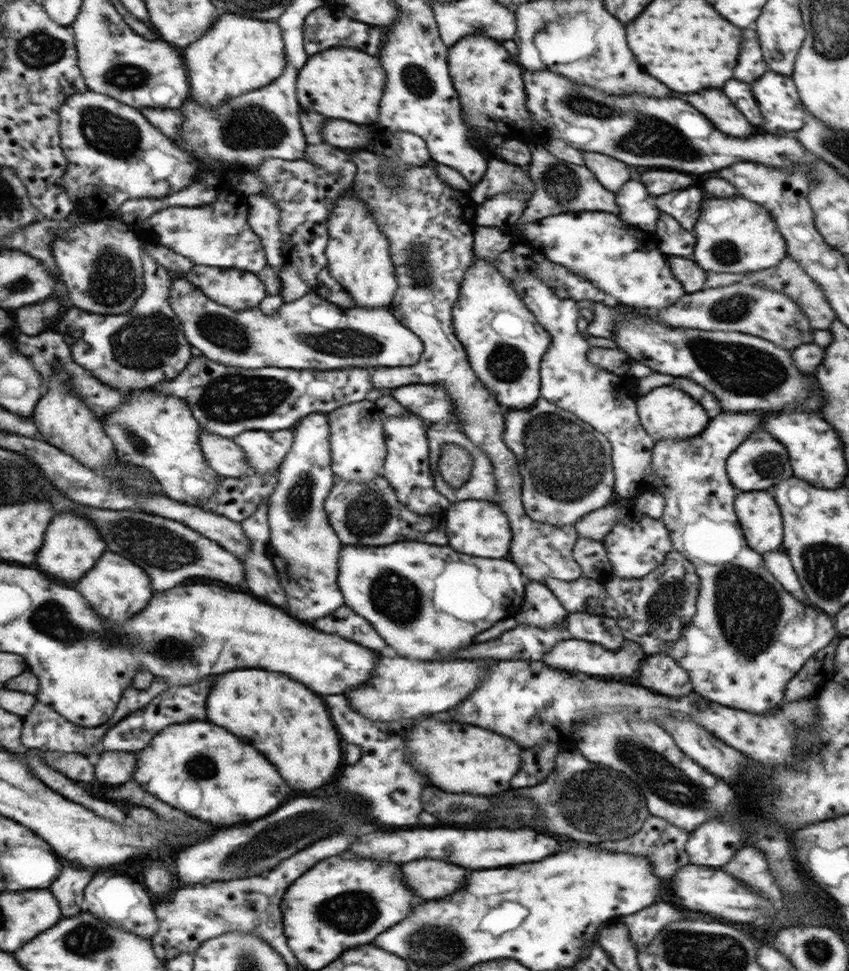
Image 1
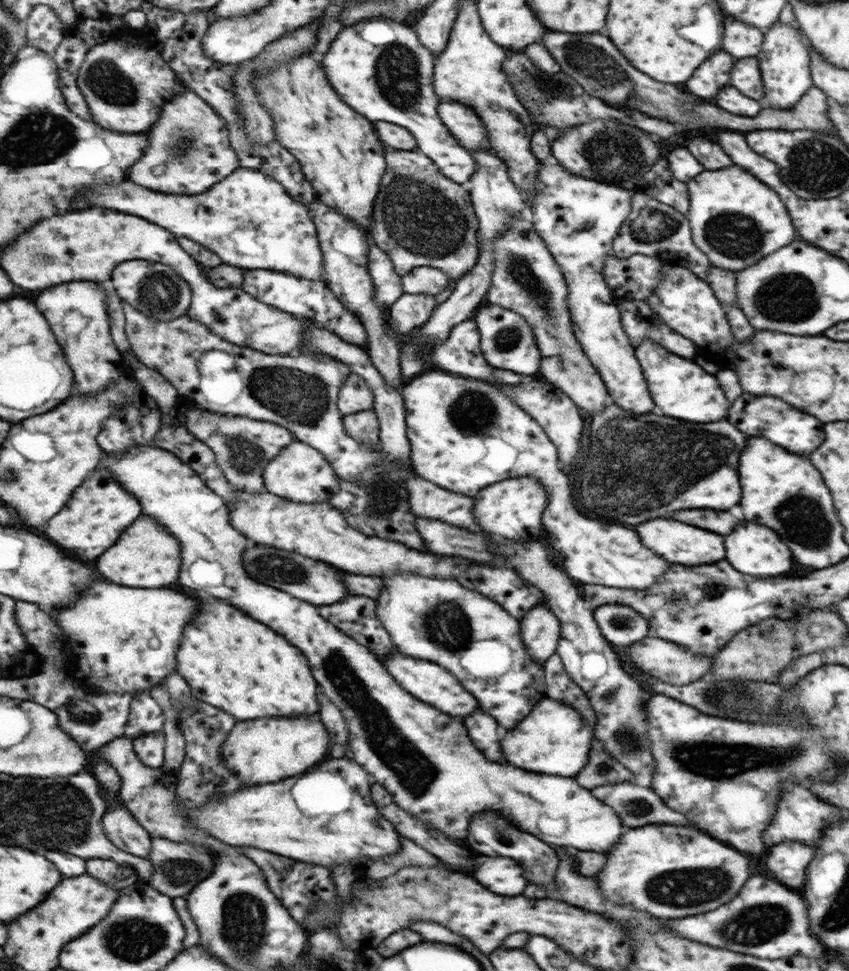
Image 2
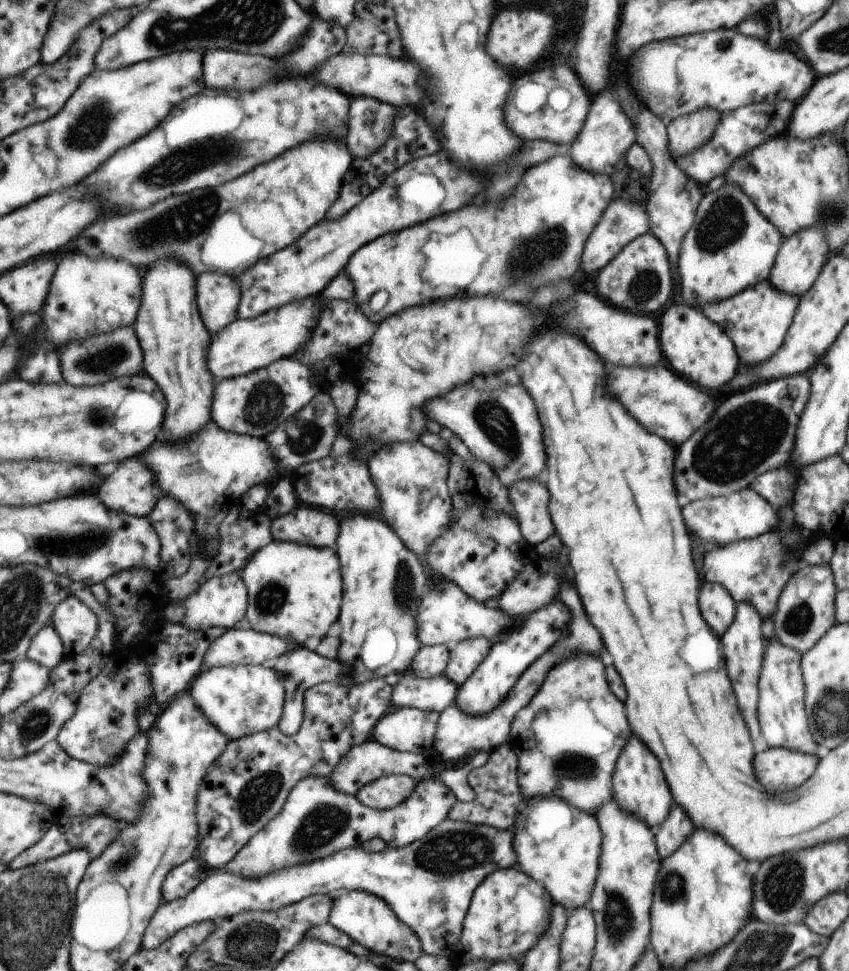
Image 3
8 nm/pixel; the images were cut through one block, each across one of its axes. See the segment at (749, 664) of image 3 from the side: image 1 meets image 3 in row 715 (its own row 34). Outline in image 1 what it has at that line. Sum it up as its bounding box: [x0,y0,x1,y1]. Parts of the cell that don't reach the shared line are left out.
[735,30,768,82]

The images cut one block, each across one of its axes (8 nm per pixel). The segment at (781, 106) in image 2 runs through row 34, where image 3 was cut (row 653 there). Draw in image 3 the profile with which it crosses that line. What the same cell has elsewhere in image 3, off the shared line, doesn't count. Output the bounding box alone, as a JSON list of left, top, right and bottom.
[757,637,816,755]

